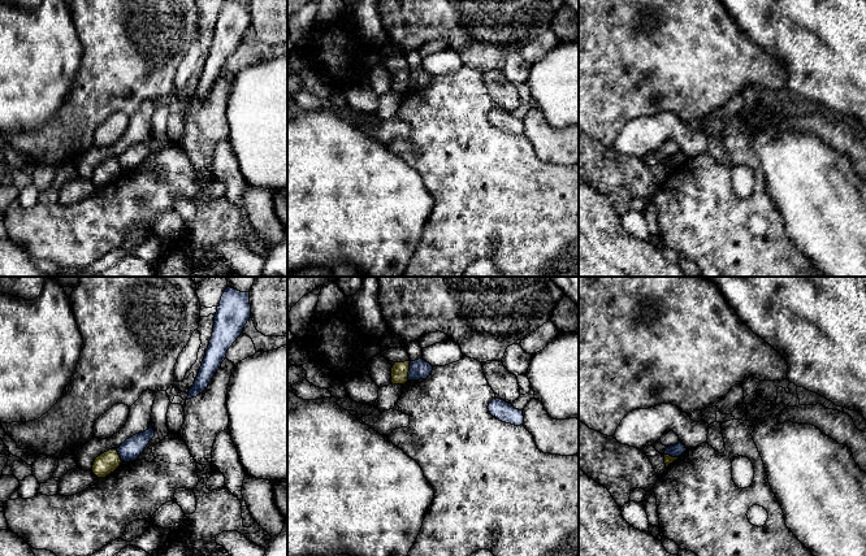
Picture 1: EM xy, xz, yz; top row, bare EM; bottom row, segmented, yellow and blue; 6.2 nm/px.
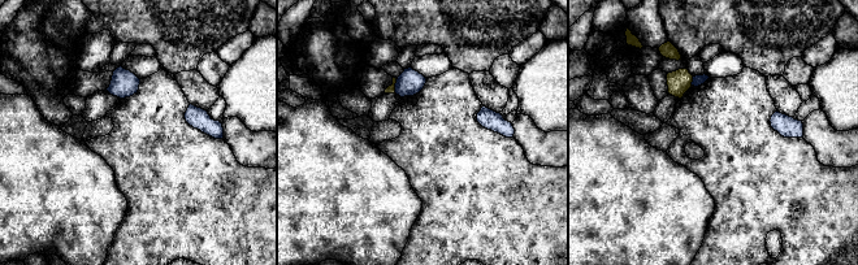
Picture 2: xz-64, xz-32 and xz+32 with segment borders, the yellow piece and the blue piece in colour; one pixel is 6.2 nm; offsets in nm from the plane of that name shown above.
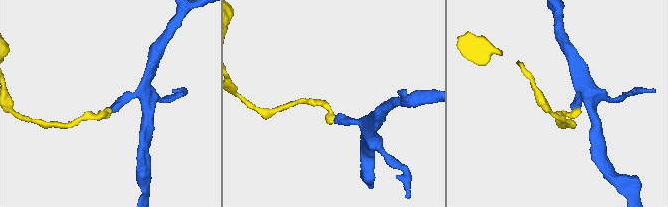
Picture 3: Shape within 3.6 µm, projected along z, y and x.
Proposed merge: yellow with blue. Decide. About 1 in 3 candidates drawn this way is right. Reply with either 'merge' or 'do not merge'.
do not merge

